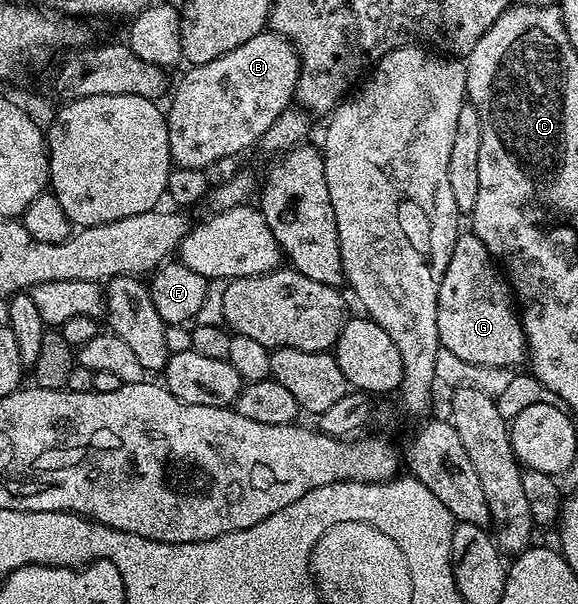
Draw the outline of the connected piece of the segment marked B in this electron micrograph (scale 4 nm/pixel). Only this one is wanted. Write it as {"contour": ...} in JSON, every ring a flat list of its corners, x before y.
{"contour":[[263,30,244,46,236,46,228,54,220,58,212,58,212,62,196,64,185,69,182,81,173,85,172,95,169,97,170,108,166,112,168,126,168,146,170,159,180,168,201,168,205,170,216,158,238,156,245,148,250,148,261,141,262,135,284,114,284,110,291,107,294,100,294,90,300,74,298,51,288,40,276,32]]}

